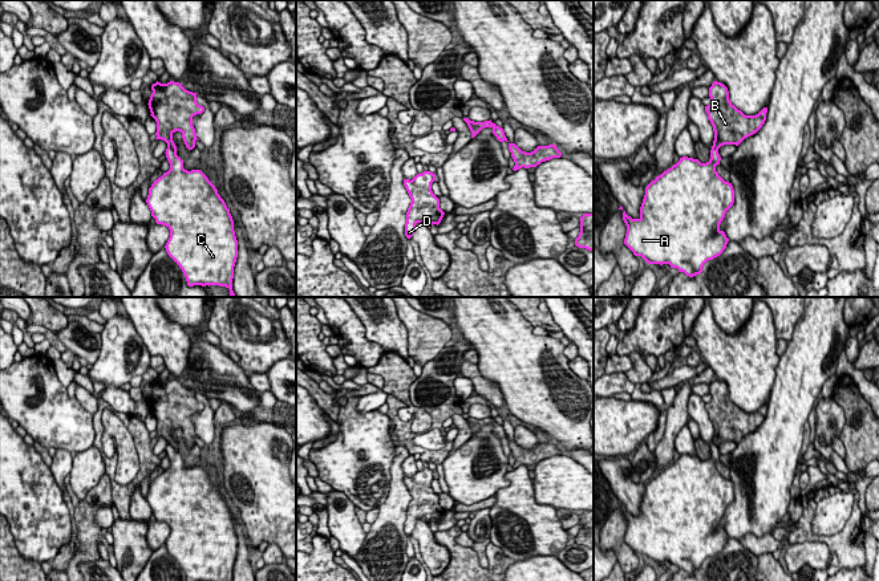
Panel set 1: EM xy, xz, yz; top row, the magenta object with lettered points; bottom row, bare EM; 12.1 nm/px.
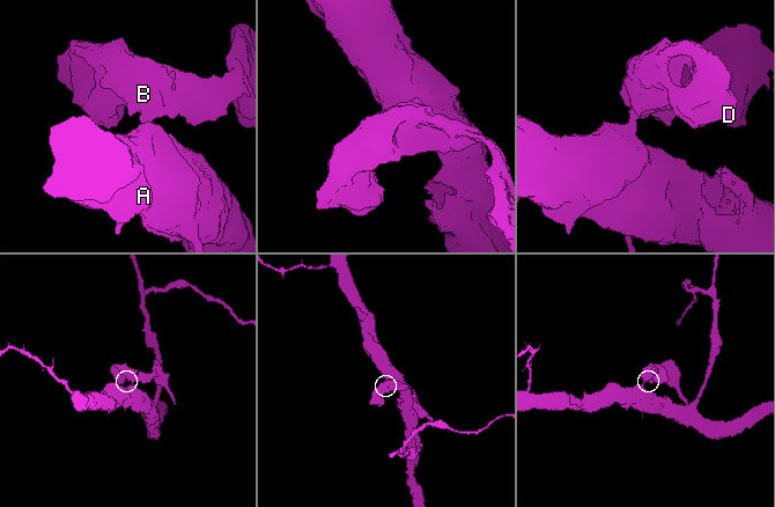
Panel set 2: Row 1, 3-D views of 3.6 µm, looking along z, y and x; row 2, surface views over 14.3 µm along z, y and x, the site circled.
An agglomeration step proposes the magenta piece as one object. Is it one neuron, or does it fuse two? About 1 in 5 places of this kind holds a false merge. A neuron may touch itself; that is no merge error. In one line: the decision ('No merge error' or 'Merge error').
Merge error

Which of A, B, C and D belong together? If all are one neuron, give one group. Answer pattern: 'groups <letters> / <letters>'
groups A C / B D

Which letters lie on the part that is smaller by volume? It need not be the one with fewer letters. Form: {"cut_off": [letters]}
{"cut_off": ["B", "D"]}

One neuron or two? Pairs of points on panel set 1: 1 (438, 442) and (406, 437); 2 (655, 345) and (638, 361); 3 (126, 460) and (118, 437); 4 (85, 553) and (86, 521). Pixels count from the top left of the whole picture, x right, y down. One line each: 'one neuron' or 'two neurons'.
1: two neurons
2: two neurons
3: one neuron
4: one neuron

